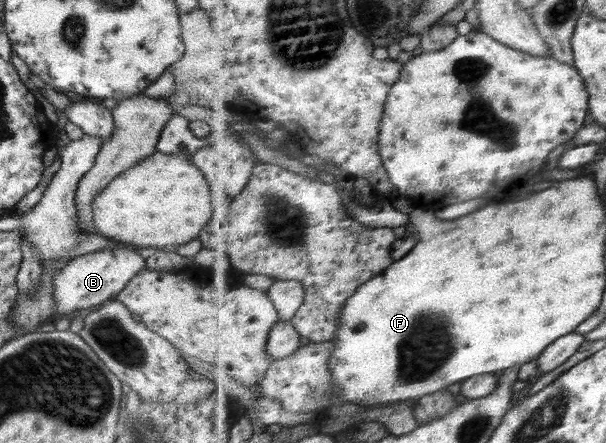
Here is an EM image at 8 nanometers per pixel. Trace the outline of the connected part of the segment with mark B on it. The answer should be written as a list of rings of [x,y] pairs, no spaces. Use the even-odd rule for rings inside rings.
[[[132,248],[102,250],[71,258],[52,279],[55,312],[68,315],[76,310],[84,312],[88,308],[99,308],[104,302],[111,302],[145,266],[145,258]]]

